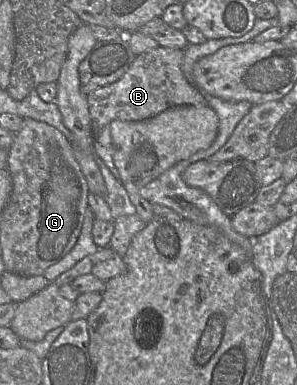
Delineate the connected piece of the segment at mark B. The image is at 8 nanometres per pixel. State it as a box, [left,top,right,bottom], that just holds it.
[87,47,208,147]

